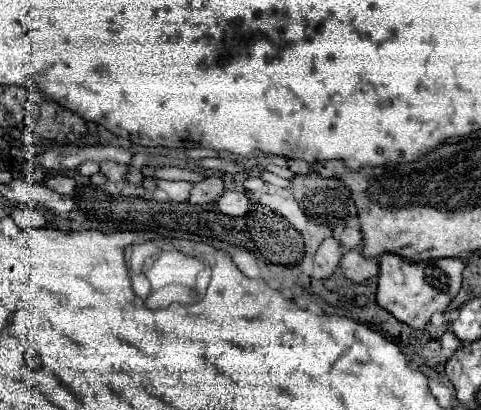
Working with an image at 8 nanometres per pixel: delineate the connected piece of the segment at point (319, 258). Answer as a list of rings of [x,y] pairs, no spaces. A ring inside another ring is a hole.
[[[335,238],[323,240],[319,250],[315,252],[311,276],[313,278],[327,278],[327,276],[331,276],[335,272],[335,266],[341,262],[341,258],[343,258],[341,242],[337,242]]]

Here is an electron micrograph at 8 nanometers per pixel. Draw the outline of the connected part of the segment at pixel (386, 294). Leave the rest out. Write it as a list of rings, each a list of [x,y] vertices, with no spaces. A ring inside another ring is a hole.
[[[381,254],[379,256],[379,282],[377,282],[377,302],[381,308],[391,312],[397,320],[409,324],[411,328],[423,328],[435,312],[445,312],[449,302],[457,296],[461,288],[461,274],[465,262],[463,258],[441,258],[441,260],[401,260],[401,256]]]

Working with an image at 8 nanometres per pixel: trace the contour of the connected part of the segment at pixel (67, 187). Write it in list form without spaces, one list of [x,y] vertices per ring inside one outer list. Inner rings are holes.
[[[57,174],[57,176],[53,176],[53,178],[47,180],[47,186],[53,188],[55,192],[59,192],[59,194],[73,194],[75,180],[69,178],[69,176],[65,176],[65,174]]]

